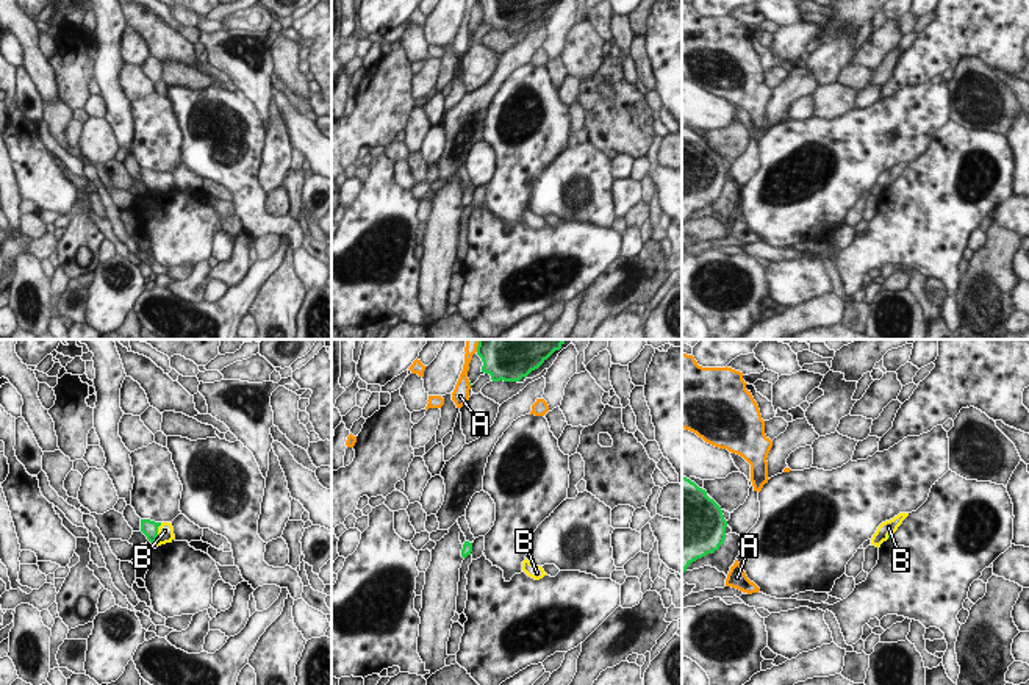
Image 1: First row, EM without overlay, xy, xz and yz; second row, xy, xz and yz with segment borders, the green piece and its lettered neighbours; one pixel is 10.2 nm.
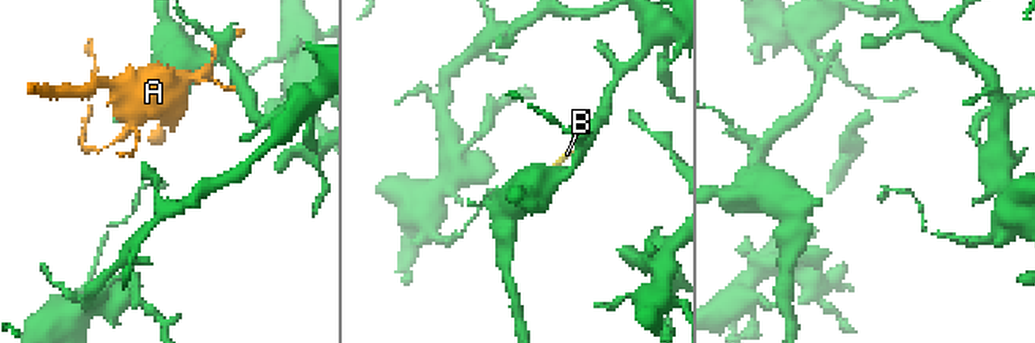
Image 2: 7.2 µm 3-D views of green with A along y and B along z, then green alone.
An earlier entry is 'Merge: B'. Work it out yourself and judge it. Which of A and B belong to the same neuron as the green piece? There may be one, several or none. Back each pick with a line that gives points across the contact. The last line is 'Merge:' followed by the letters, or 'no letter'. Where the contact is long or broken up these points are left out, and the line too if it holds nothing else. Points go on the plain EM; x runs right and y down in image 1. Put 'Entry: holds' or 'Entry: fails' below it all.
B: Path across: xy (149, 177), (157, 183), (164, 180)
Merge: B.
Entry: holds

